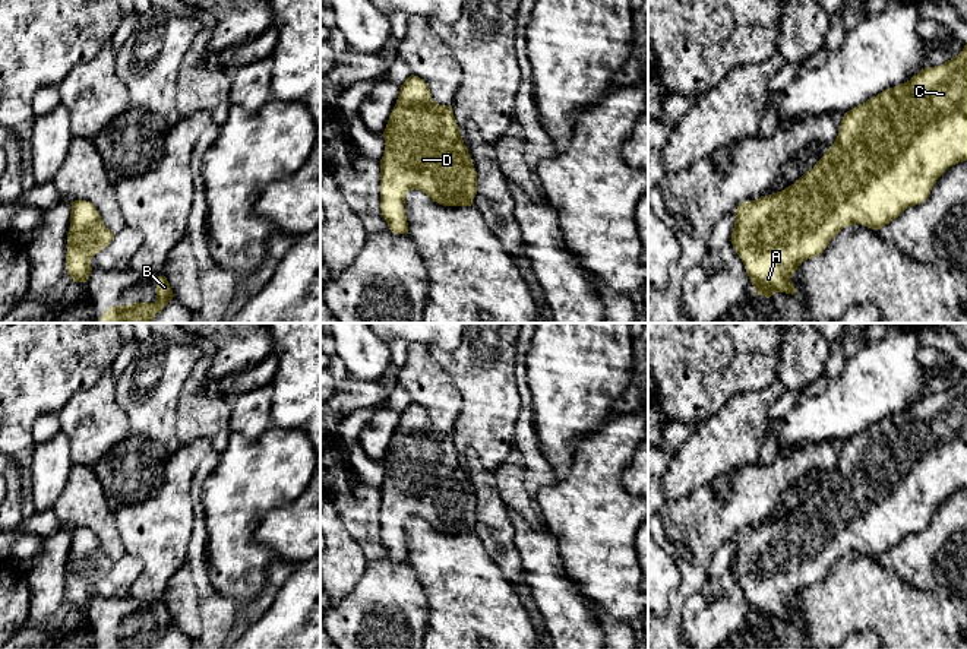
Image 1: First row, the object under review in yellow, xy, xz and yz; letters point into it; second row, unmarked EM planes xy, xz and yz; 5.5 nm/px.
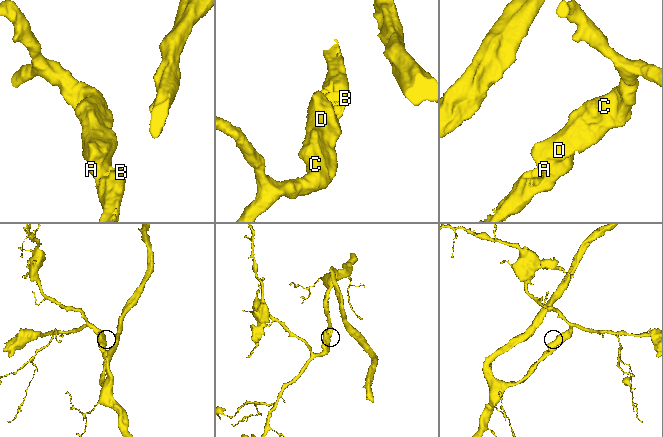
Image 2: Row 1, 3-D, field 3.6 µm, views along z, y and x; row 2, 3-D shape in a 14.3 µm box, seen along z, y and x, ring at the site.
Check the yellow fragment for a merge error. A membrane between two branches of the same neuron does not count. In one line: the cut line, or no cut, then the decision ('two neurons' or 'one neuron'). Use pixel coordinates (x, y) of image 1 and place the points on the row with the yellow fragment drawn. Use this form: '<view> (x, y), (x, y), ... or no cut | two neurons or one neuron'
no cut | one neuron

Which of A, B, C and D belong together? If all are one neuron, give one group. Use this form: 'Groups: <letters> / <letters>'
Groups: A B C D

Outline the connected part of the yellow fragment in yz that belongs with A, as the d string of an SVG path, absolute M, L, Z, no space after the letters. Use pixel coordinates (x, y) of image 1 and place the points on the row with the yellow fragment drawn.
M967 44L944 64L925 67L910 80L888 88L847 111L835 142L813 168L784 190L737 206L730 241L758 295L794 295L791 275L802 262L821 254L843 228L862 224L881 229L907 208L923 203L936 180L963 161L967 161Z

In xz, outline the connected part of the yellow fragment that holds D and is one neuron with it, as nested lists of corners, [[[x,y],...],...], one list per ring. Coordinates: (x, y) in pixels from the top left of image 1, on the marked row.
[[[411,75],[401,85],[382,136],[385,153],[380,159],[380,210],[392,232],[398,235],[408,232],[404,203],[410,190],[421,190],[443,206],[473,205],[477,194],[477,171],[452,108],[434,102],[427,83],[418,76]]]

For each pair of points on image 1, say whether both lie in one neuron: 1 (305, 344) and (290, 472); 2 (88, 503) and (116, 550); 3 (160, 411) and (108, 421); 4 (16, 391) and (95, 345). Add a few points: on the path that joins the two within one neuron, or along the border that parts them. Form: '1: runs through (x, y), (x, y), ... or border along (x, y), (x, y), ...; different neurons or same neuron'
1: border along (272, 424), (281, 429), (299, 429), (305, 433); different neurons
2: runs through (95, 515), (108, 538); same neuron
3: border along (114, 386), (114, 402), (126, 415), (129, 433); different neurons
4: runs through (35, 372), (62, 345), (76, 345); same neuron

